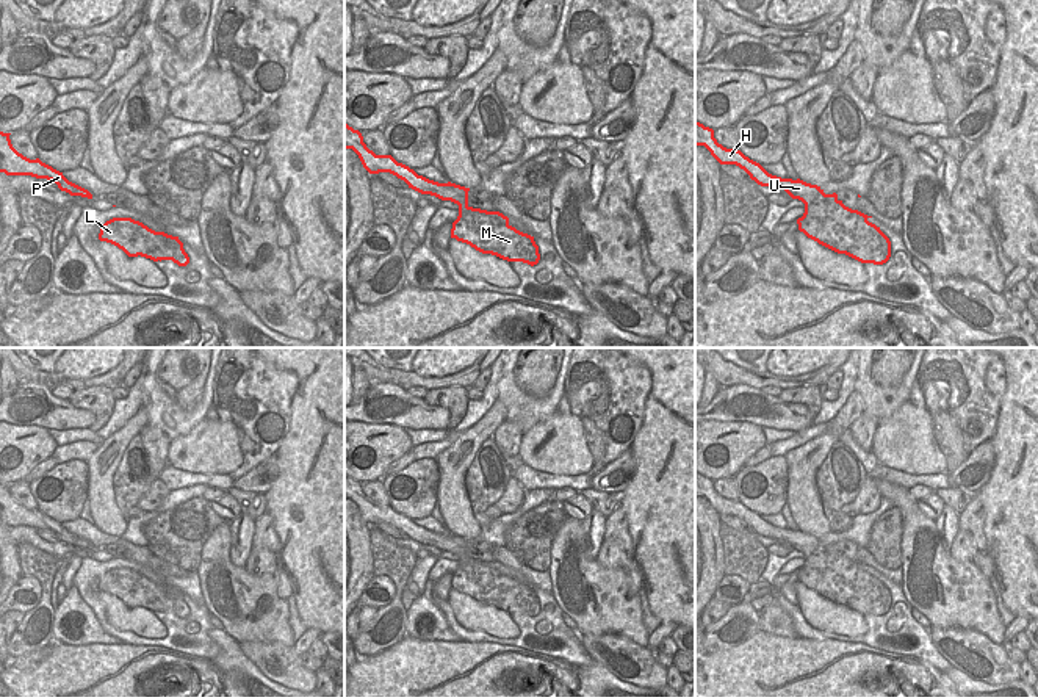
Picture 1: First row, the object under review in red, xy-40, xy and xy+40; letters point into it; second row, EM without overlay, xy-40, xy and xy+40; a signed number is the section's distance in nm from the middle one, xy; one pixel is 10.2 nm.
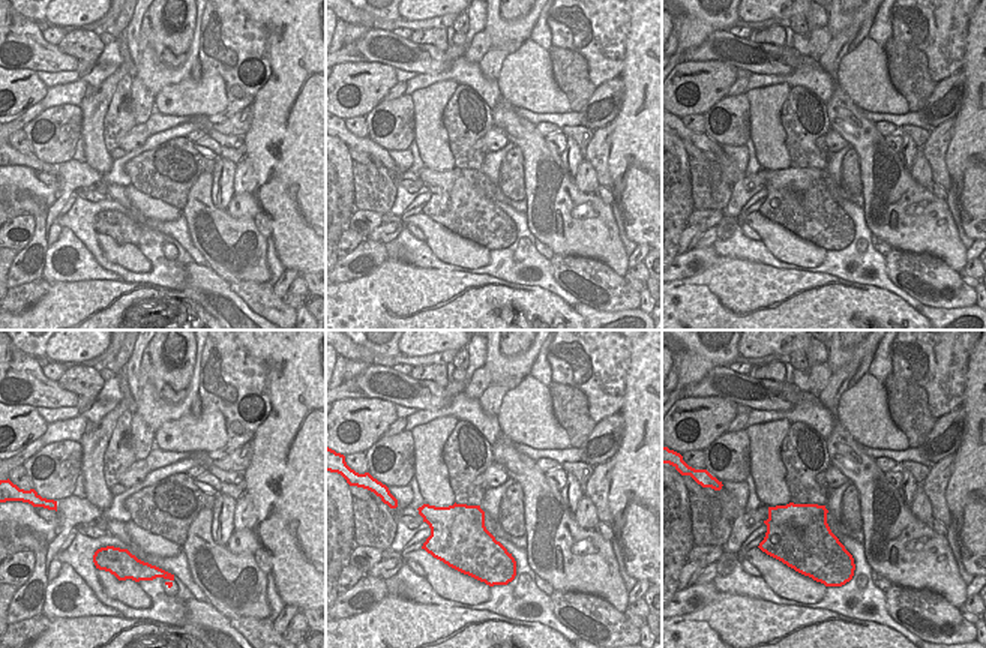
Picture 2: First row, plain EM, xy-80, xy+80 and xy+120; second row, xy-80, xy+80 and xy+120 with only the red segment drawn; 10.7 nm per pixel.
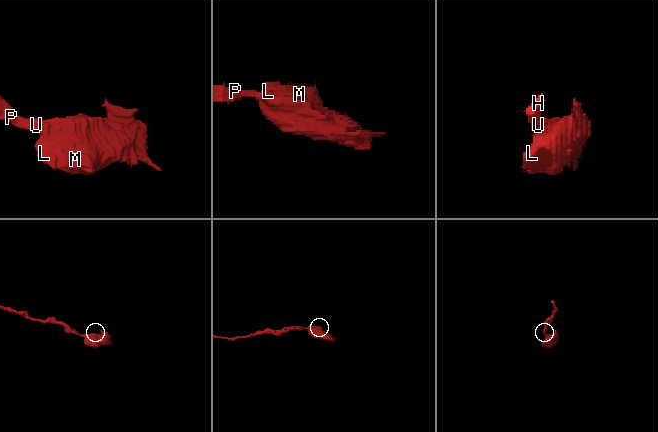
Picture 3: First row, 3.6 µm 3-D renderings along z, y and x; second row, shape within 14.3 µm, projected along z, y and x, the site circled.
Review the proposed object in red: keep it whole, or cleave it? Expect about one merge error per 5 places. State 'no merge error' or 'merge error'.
no merge error

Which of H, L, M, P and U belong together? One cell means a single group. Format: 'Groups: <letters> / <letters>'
Groups: H L M P U

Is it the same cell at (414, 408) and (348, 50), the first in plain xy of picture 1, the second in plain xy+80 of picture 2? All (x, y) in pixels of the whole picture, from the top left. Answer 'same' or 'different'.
same

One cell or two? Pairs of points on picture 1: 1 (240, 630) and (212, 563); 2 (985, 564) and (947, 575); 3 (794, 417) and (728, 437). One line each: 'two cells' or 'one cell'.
1: one cell
2: two cells
3: two cells

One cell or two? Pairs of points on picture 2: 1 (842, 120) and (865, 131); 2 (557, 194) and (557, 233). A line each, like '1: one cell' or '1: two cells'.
1: one cell
2: one cell

